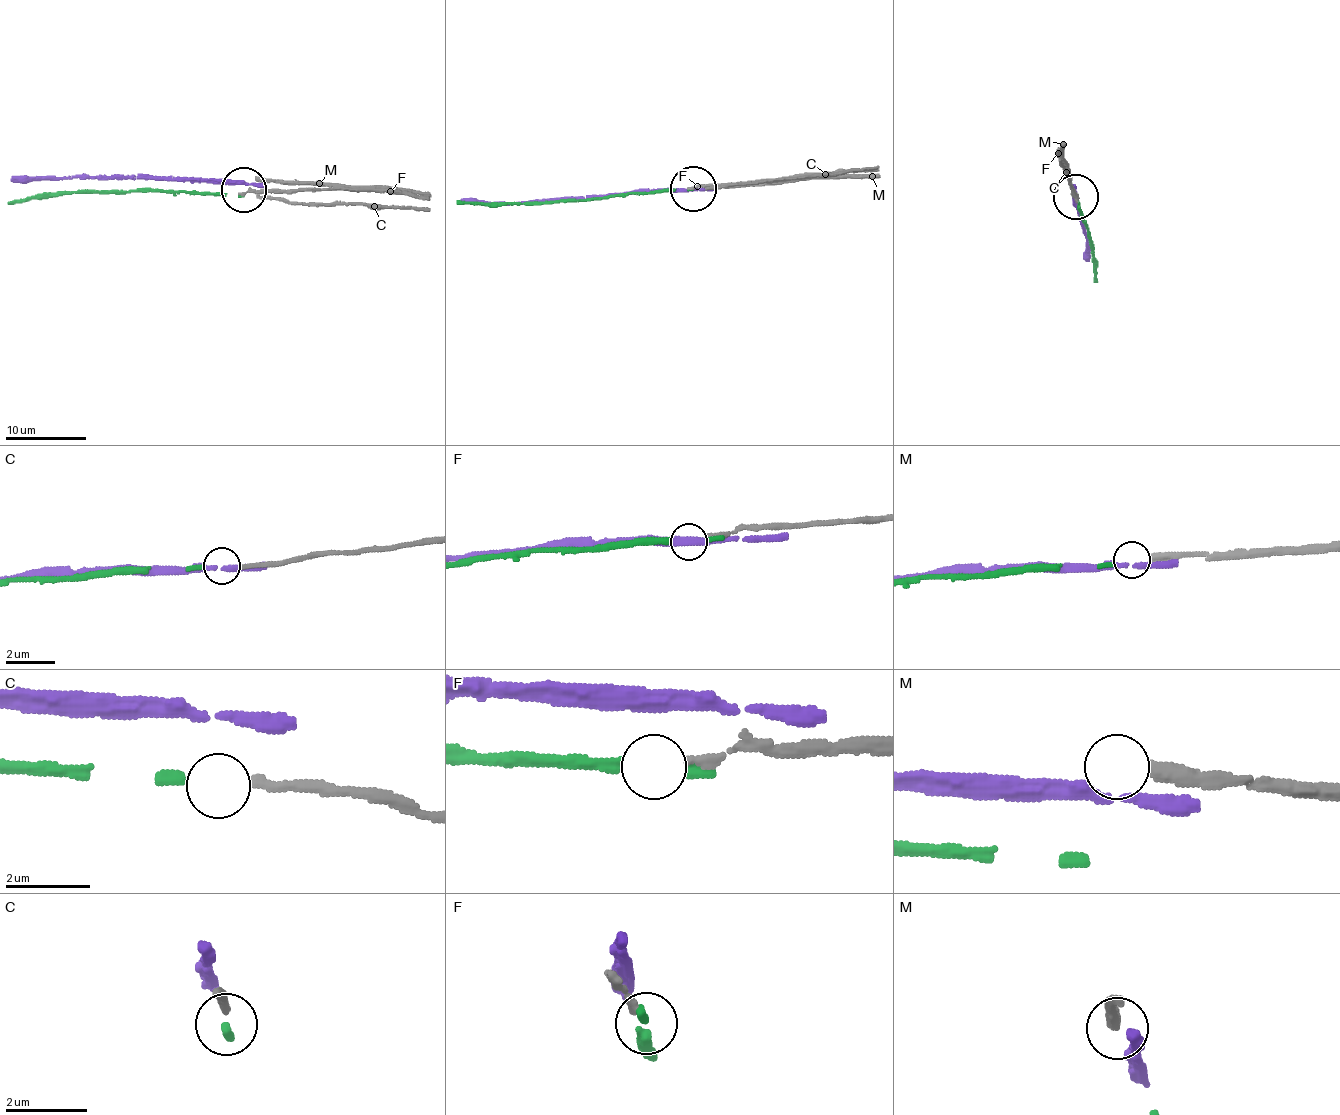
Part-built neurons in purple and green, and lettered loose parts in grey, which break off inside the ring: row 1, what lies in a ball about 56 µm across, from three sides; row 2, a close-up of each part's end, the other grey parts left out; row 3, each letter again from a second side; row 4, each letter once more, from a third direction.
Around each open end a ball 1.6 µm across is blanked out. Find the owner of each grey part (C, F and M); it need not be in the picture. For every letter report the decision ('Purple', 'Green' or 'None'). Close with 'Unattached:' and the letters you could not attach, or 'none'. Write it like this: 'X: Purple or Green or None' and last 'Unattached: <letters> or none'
C: None
F: None
M: None
Unattached: C, F, M

